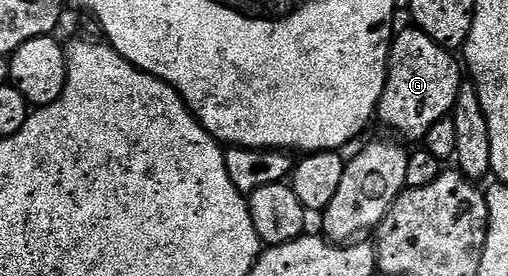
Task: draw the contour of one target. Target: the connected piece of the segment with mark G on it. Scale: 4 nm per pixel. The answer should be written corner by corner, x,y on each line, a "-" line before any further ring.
418,28
404,30
395,35
392,39
392,50
388,53
388,79
386,88
382,92
382,100
378,111
378,122
384,126
389,126
392,130
397,130
404,138
416,138
422,140
438,120
449,117
452,109
456,107
458,92
462,81
462,66
454,59
453,51
443,50
426,32

